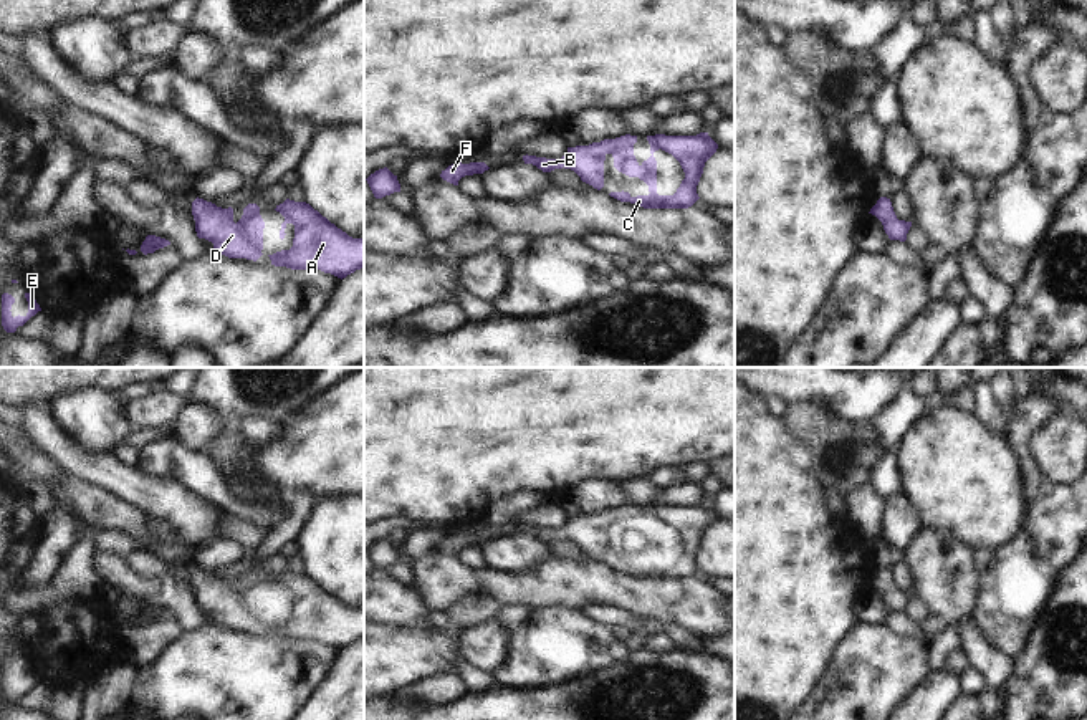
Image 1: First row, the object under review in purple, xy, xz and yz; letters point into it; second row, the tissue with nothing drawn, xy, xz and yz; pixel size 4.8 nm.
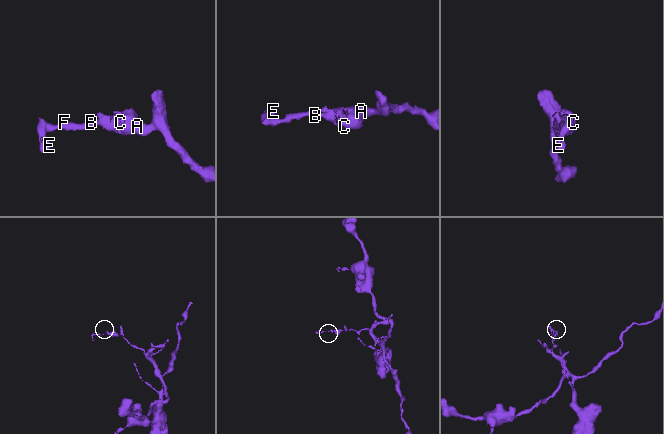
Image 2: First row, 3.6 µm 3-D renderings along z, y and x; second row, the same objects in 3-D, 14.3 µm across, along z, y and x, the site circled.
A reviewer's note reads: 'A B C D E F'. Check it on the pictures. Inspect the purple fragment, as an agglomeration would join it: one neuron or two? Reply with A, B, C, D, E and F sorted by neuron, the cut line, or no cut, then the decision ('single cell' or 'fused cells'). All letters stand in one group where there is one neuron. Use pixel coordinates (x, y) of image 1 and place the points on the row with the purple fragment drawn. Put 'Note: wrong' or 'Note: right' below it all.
A B C D E F; no cut; single cell
Note: right

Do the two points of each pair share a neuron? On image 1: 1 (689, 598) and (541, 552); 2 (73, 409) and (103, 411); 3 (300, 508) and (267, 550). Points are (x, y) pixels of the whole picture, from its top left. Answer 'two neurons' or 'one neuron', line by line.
1: two neurons
2: one neuron
3: one neuron

